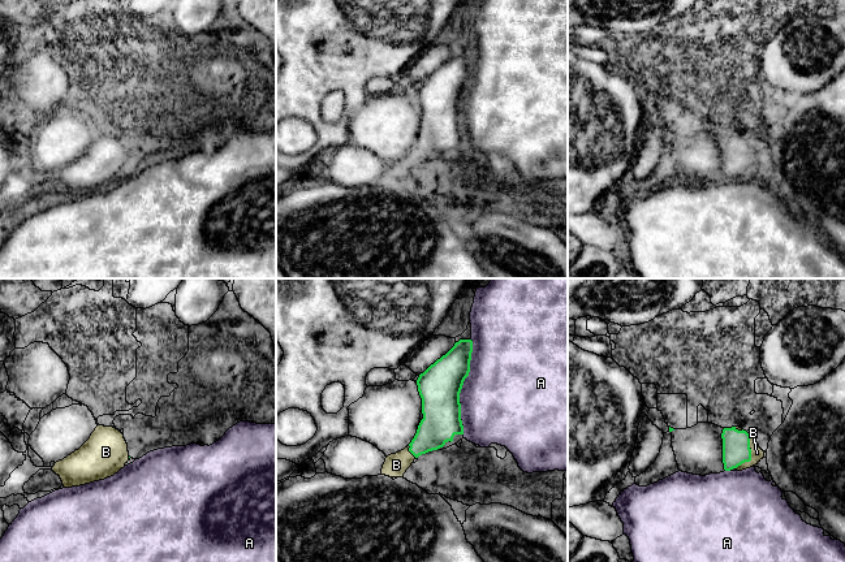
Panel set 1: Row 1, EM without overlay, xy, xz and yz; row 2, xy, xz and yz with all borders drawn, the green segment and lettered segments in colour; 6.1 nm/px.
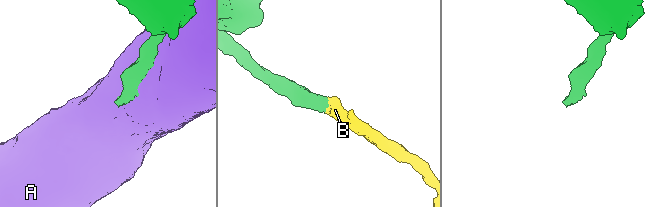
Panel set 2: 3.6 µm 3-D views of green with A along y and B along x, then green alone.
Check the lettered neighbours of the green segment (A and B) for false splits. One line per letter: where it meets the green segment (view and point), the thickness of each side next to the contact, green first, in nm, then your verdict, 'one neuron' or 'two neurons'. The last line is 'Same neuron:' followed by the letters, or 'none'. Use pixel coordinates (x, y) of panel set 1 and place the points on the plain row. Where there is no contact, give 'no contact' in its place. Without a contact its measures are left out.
A: meets green in xz at (461, 95); 260 nm thick on the green side, 480 nm on the other; two neurons
B: meets green in yz at (750, 164); 180 nm thick on the green side, 80 nm on the other; one neuron
Same neuron: B

